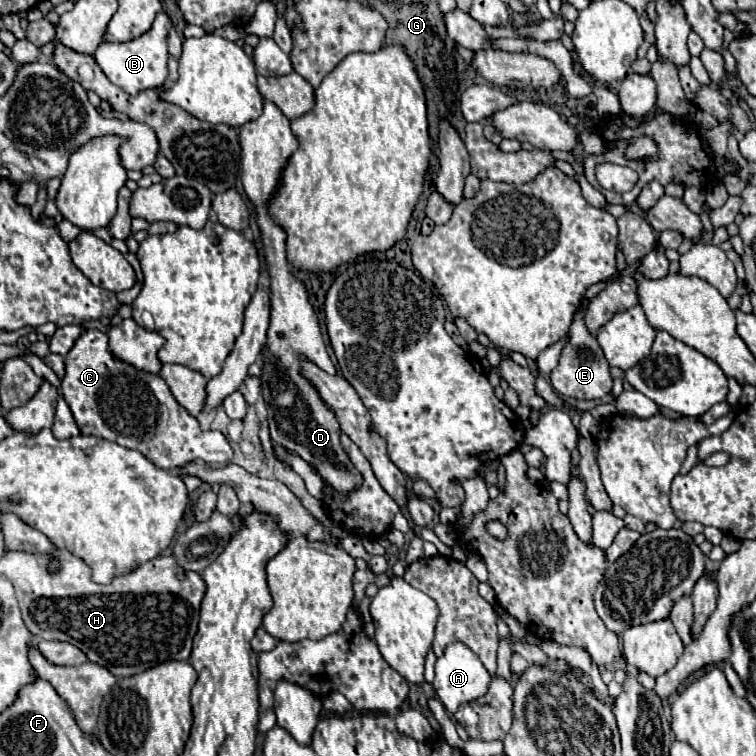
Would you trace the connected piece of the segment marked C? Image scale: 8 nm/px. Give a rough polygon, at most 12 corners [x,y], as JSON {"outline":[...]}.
{"outline":[[85,330],[61,392],[81,434],[165,470],[227,464],[157,374]]}

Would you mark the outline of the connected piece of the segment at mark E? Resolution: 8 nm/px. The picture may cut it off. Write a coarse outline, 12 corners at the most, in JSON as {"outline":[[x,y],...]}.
{"outline":[[579,308],[551,386],[563,396],[599,400],[613,378]]}

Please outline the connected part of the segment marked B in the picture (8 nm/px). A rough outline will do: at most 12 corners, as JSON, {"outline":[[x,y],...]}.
{"outline":[[165,12],[129,42],[99,44],[93,58],[131,96],[161,88],[167,72]]}

